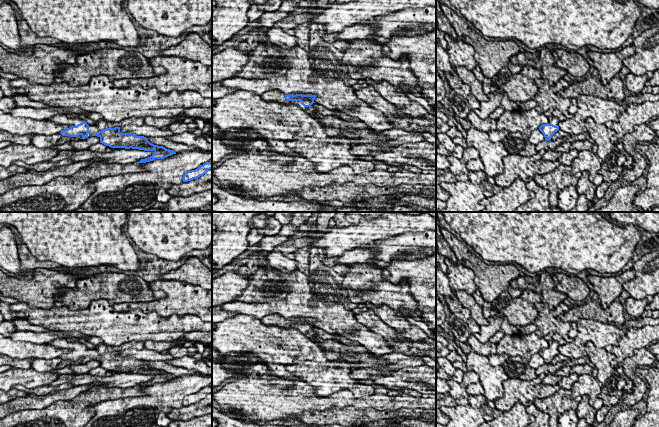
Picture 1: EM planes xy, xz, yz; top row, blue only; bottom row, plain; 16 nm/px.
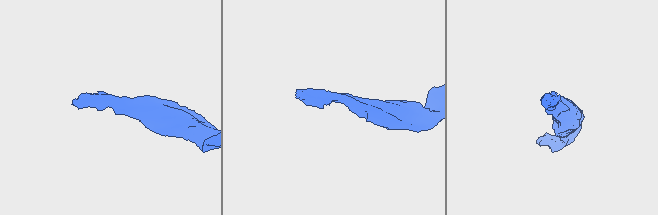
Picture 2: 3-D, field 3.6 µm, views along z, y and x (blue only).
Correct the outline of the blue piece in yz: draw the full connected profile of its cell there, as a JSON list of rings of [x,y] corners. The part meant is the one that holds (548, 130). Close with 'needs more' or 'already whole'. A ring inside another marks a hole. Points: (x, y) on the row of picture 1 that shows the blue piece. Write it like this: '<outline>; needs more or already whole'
[[[553,117],[547,124],[543,124],[539,127],[539,130],[543,133],[545,140],[551,140],[552,136],[559,130],[559,120]]]; needs more

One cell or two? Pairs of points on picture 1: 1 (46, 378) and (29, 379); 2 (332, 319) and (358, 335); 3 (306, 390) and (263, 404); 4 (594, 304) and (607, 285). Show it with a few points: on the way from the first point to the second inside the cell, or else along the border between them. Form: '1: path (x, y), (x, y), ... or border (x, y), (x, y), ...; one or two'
1: path (42, 379), (33, 379); one
2: path (339, 319), (344, 319), (351, 328); one
3: path (295, 394), (285, 399), (274, 399); one
4: border (598, 298), (603, 308), (606, 308), (617, 299); two

